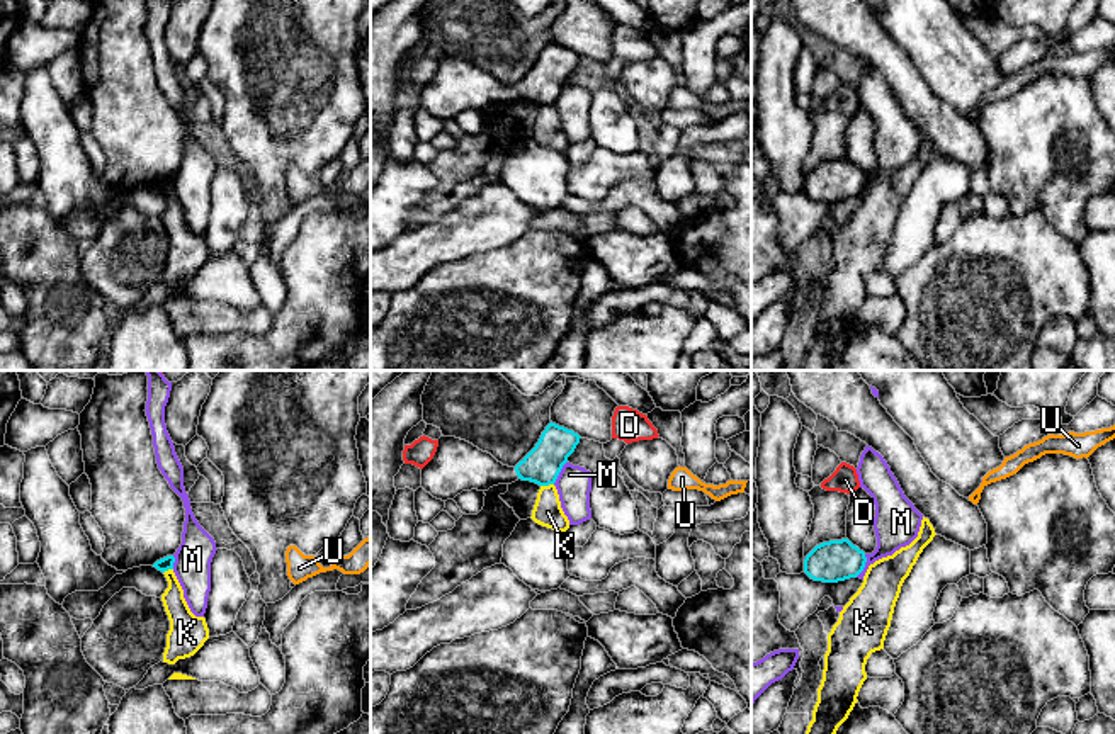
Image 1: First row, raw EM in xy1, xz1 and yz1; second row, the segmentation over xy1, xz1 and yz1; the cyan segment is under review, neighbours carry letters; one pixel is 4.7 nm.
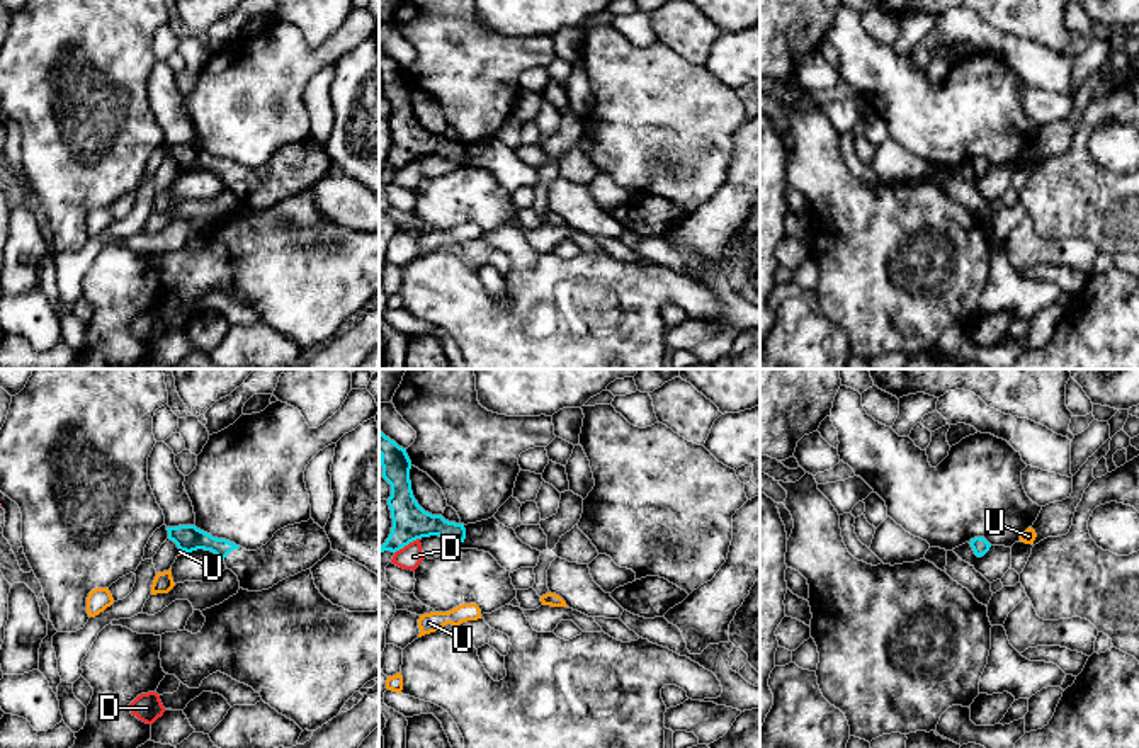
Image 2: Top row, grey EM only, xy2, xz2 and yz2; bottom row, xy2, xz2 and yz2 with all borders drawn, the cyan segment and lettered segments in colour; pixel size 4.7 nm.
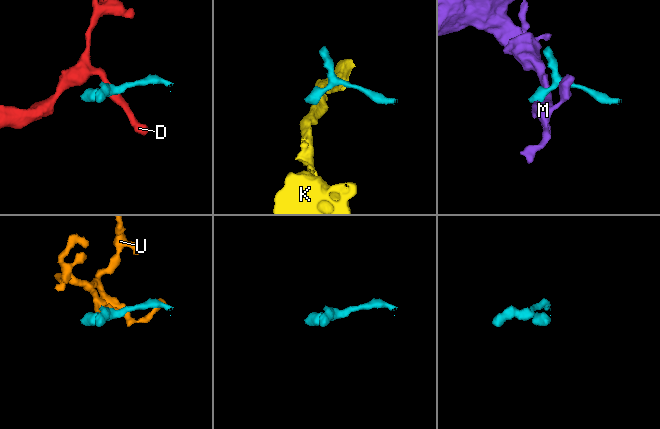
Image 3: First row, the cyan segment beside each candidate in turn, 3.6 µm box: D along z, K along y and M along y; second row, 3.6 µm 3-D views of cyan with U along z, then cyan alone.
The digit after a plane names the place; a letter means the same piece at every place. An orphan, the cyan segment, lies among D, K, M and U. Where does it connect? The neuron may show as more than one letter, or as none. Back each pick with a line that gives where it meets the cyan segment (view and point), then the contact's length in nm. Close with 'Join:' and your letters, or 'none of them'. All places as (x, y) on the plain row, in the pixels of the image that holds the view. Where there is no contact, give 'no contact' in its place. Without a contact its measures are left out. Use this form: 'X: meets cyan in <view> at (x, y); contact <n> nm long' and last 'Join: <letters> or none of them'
Join: none of them

